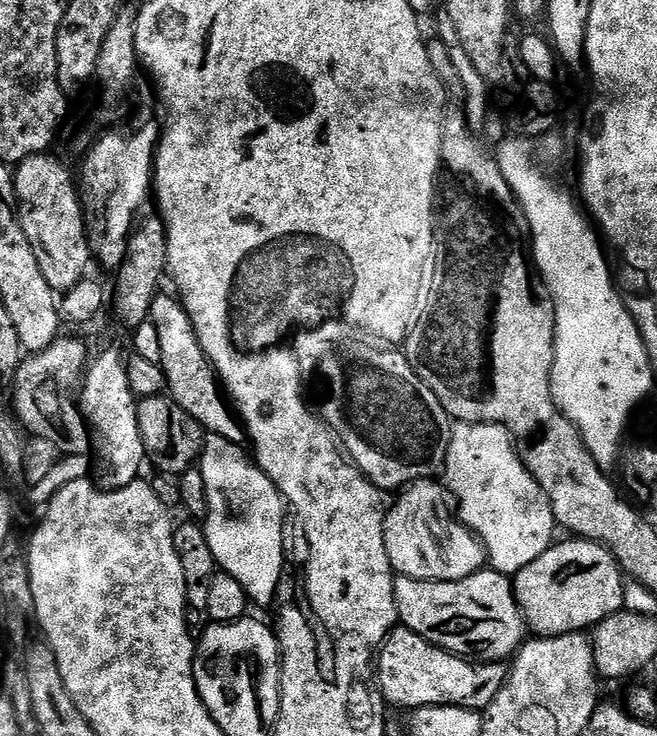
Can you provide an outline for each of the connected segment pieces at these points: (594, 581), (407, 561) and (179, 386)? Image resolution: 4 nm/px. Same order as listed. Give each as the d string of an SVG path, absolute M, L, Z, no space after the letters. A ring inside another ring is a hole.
M567 539L538 554L512 580L527 631L536 636L583 633L624 608L626 576L616 555L594 540Z
M431 479L409 484L399 493L400 501L387 509L384 541L396 576L415 580L461 580L485 567L486 553L480 538L458 519L445 485L436 483L440 482Z
M158 294L153 300L150 317L154 330L158 330L158 342L162 345L159 366L164 371L167 395L171 396L174 402L178 402L178 406L182 406L182 410L186 410L190 418L198 421L205 433L221 436L230 442L243 445L246 440L246 429L234 415L222 391L216 371L198 342L198 334L194 330L188 311L175 295L172 296Z

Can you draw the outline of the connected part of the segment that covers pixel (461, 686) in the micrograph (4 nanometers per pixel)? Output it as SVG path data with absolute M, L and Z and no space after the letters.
M397 626L380 645L374 675L384 697L385 705L396 708L429 708L453 704L459 708L483 710L494 702L508 680L509 665L504 662L473 662L471 659L447 652L445 648L424 640L410 629Z

